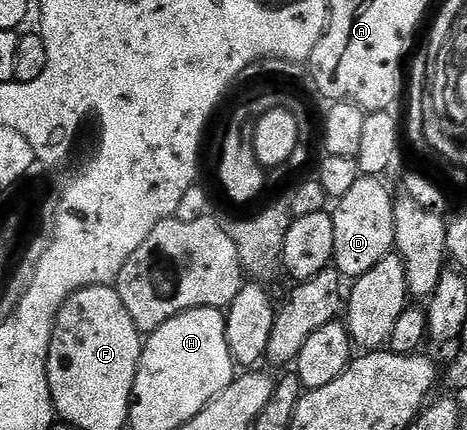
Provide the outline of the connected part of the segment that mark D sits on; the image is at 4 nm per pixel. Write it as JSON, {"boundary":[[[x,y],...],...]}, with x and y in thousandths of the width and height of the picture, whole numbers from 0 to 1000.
{"boundary":[[[775,409],[752,433],[752,444],[719,467],[709,500],[717,516],[717,581],[711,621],[732,644],[762,647],[786,637],[803,609],[835,593],[846,577],[846,472],[844,449],[824,440],[822,416],[803,409]]]}

